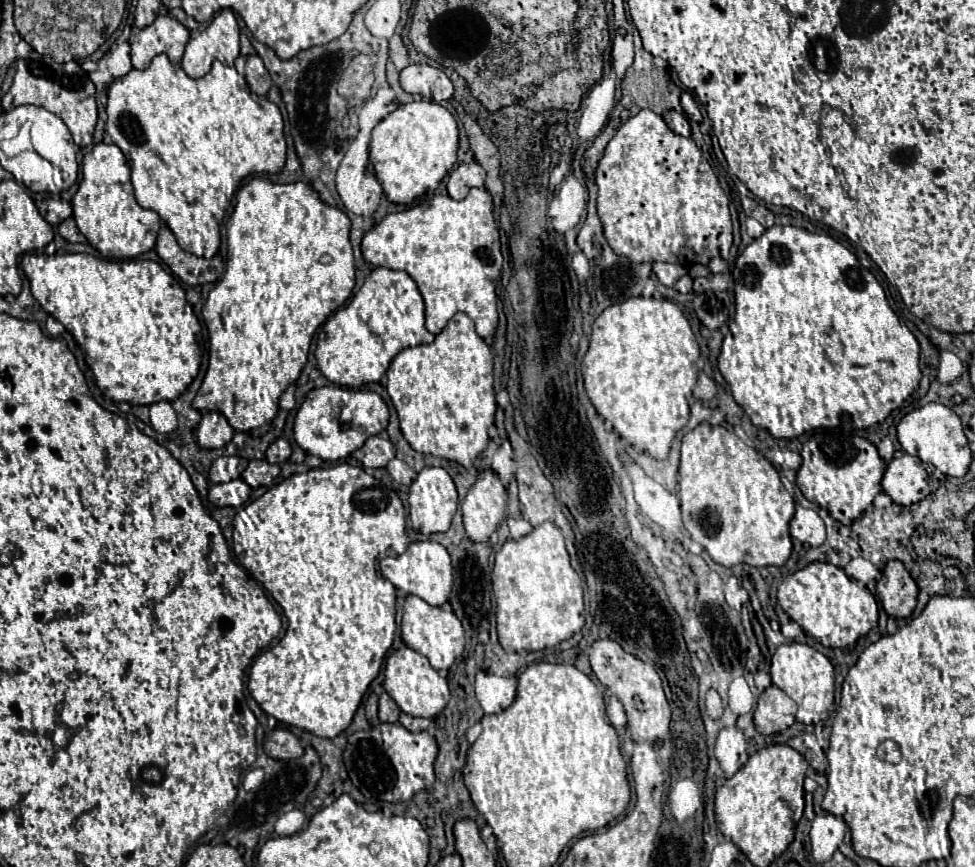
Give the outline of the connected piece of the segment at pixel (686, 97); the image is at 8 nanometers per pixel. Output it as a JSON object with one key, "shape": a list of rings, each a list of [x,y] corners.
{"shape":[[[683,91],[681,95],[681,107],[685,111],[685,115],[691,119],[691,121],[701,121],[701,111],[699,111],[699,105],[695,101],[695,97],[689,93],[689,91]]]}

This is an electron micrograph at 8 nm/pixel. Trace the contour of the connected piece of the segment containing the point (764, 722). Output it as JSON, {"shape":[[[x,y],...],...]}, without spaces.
{"shape":[[[771,685],[761,693],[753,719],[759,733],[773,735],[791,727],[795,723],[795,713],[795,701],[787,697],[779,687]]]}

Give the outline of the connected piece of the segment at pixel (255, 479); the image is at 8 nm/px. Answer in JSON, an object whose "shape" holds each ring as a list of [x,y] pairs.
{"shape":[[[253,459],[249,461],[247,469],[243,471],[241,479],[249,485],[249,487],[261,487],[261,485],[271,485],[273,479],[279,475],[279,467],[277,465],[271,465],[267,461],[259,461],[259,459]]]}

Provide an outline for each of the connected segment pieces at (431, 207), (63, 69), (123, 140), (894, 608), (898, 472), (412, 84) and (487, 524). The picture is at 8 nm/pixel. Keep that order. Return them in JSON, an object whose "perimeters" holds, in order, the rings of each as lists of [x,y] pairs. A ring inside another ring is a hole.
{"perimeters":[[[[483,187],[471,189],[463,201],[455,201],[449,195],[435,195],[433,199],[423,201],[405,211],[389,213],[377,225],[373,225],[371,231],[367,231],[363,235],[361,251],[369,263],[387,267],[387,269],[401,269],[413,277],[413,281],[417,283],[417,287],[423,295],[423,301],[425,301],[427,329],[433,335],[437,335],[447,325],[451,315],[455,315],[457,311],[463,311],[473,319],[477,333],[483,339],[489,341],[493,337],[495,327],[497,327],[495,285],[501,275],[503,255],[501,255],[499,229],[493,219],[493,201],[491,201],[491,195],[487,189],[483,189]]],[[[35,51],[25,59],[17,59],[17,73],[13,77],[11,89],[3,95],[3,109],[9,111],[17,105],[39,105],[47,111],[59,115],[69,127],[73,141],[79,147],[87,147],[93,141],[93,131],[97,123],[97,101],[95,101],[95,85],[89,75],[81,69],[77,61],[55,63],[47,55],[39,55]]],[[[157,55],[145,71],[131,69],[123,79],[109,85],[105,129],[131,165],[137,203],[157,211],[177,237],[179,247],[197,257],[211,259],[219,251],[221,221],[241,181],[253,173],[279,173],[285,167],[285,137],[279,107],[265,97],[253,97],[243,89],[235,67],[219,61],[213,61],[211,71],[201,79],[187,77],[167,55]]],[[[889,561],[883,569],[883,577],[877,581],[877,593],[881,597],[881,603],[883,603],[883,609],[887,611],[887,615],[891,615],[895,619],[909,619],[915,605],[917,605],[919,589],[901,561]]],[[[897,453],[887,465],[881,487],[897,505],[909,507],[939,489],[939,475],[931,463],[923,463],[919,457],[907,453]]],[[[411,61],[401,71],[399,83],[407,93],[421,95],[423,99],[447,101],[453,97],[453,83],[445,75],[445,71],[439,67],[431,67],[427,63]]],[[[491,469],[481,471],[461,503],[463,525],[471,541],[487,541],[505,517],[505,487]]]]}

